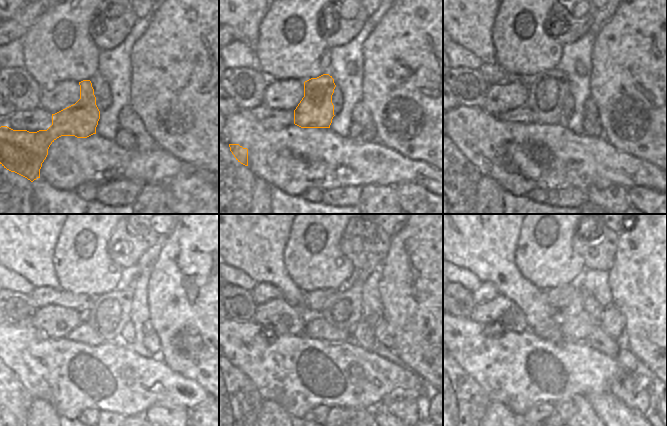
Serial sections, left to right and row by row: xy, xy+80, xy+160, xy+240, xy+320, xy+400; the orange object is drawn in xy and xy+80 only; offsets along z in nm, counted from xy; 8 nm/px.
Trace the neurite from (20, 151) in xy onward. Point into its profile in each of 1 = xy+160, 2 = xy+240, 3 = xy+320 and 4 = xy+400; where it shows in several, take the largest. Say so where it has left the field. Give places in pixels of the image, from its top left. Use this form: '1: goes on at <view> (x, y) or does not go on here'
1: goes on at xy+160 (547, 92)
2: goes on at xy+240 (109, 313)
3: goes on at xy+320 (343, 309)
4: goes on at xy+400 (576, 305)

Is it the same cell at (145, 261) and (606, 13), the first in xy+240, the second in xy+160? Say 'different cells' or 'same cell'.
same cell

